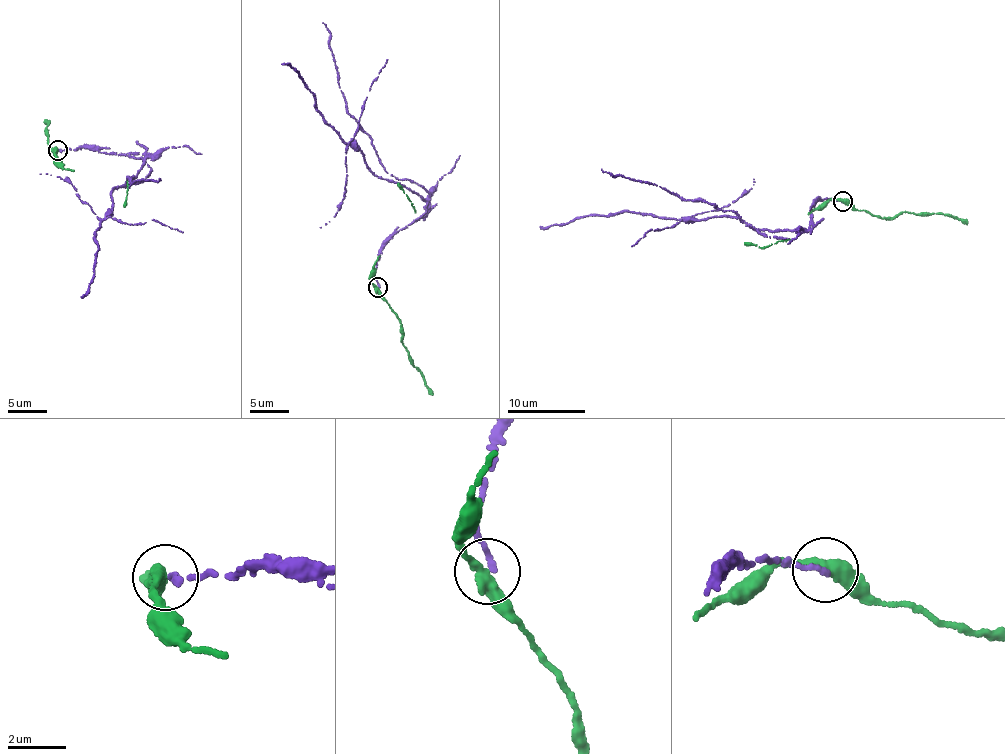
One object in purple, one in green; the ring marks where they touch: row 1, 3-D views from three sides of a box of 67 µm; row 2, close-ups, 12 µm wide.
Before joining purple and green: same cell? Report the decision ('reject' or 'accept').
reject

